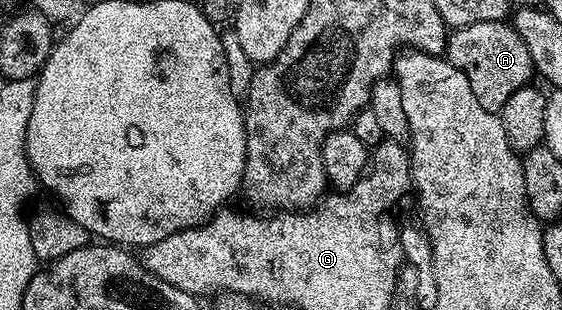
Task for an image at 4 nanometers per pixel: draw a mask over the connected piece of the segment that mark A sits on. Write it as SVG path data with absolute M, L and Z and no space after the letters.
M480 21L476 25L457 28L449 36L444 55L451 65L464 73L464 77L468 77L476 101L495 113L501 112L504 101L508 101L516 89L527 86L533 80L530 78L536 75L528 45L524 45L517 29L506 21Z

